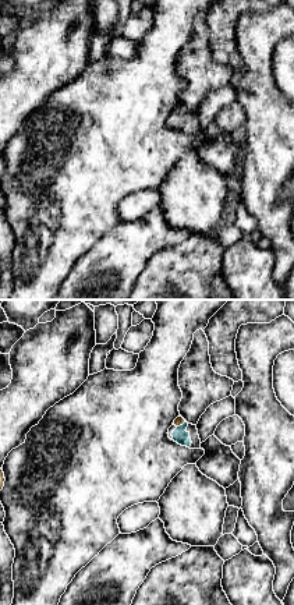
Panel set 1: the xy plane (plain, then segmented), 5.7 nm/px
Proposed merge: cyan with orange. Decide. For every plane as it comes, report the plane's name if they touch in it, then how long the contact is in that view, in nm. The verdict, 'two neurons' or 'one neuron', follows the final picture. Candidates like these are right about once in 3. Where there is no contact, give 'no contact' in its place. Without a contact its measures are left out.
xy | 70 nm

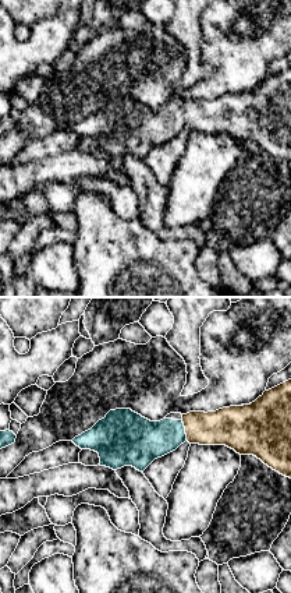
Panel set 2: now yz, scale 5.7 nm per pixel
yz | 120 nm

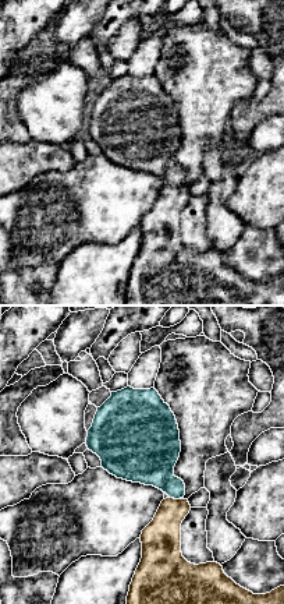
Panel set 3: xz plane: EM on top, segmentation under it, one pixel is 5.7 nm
xz | 60 nm

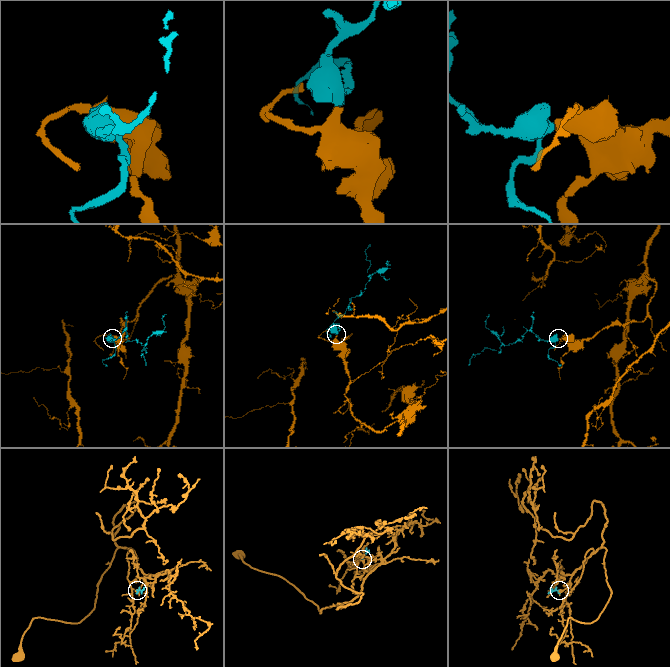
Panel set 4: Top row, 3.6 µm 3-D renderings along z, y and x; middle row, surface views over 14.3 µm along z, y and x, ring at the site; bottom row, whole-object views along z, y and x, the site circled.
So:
one neuron

